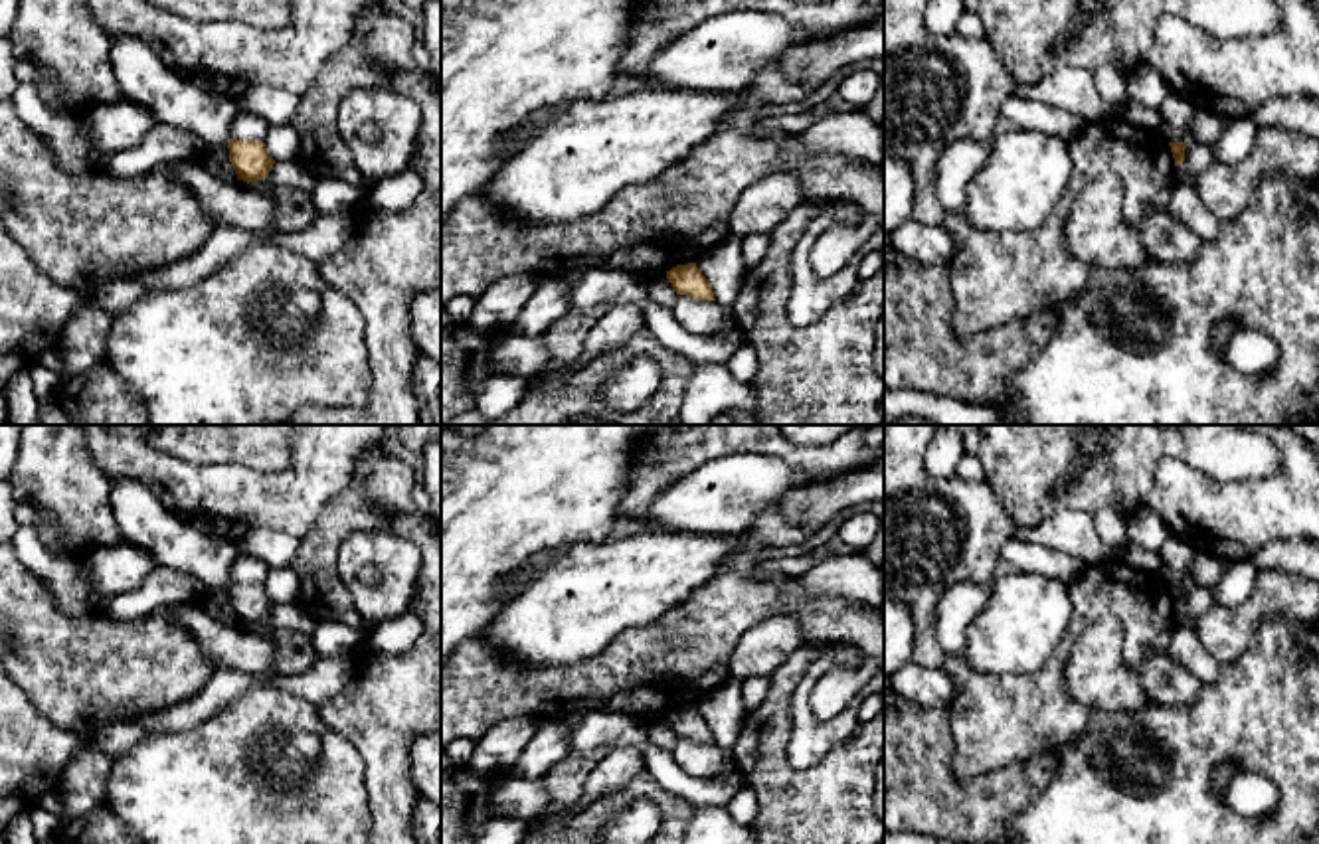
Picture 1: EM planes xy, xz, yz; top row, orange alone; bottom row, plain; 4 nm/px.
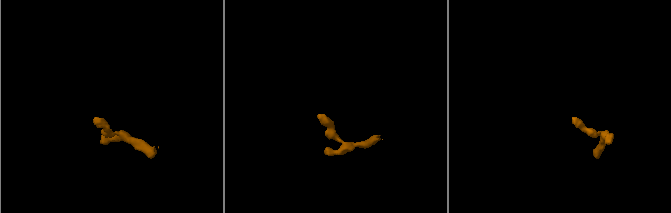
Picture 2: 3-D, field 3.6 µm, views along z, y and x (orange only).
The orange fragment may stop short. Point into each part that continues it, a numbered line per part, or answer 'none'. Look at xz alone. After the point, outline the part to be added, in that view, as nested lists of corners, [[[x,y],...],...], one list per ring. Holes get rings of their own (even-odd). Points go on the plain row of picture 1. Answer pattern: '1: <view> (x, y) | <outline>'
none

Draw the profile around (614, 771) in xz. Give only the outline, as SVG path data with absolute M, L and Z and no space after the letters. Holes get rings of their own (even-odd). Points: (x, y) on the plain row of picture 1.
M637 747L611 749L589 773L577 804L546 822L528 820L528 836L550 836L566 828L593 799L625 787L645 771L645 753Z

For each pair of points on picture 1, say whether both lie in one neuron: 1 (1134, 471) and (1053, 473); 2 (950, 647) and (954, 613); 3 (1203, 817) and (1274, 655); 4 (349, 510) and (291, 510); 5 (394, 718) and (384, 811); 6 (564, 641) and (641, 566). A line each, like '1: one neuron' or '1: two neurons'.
1: one neuron
2: one neuron
3: one neuron
4: two neurons
5: one neuron
6: one neuron

